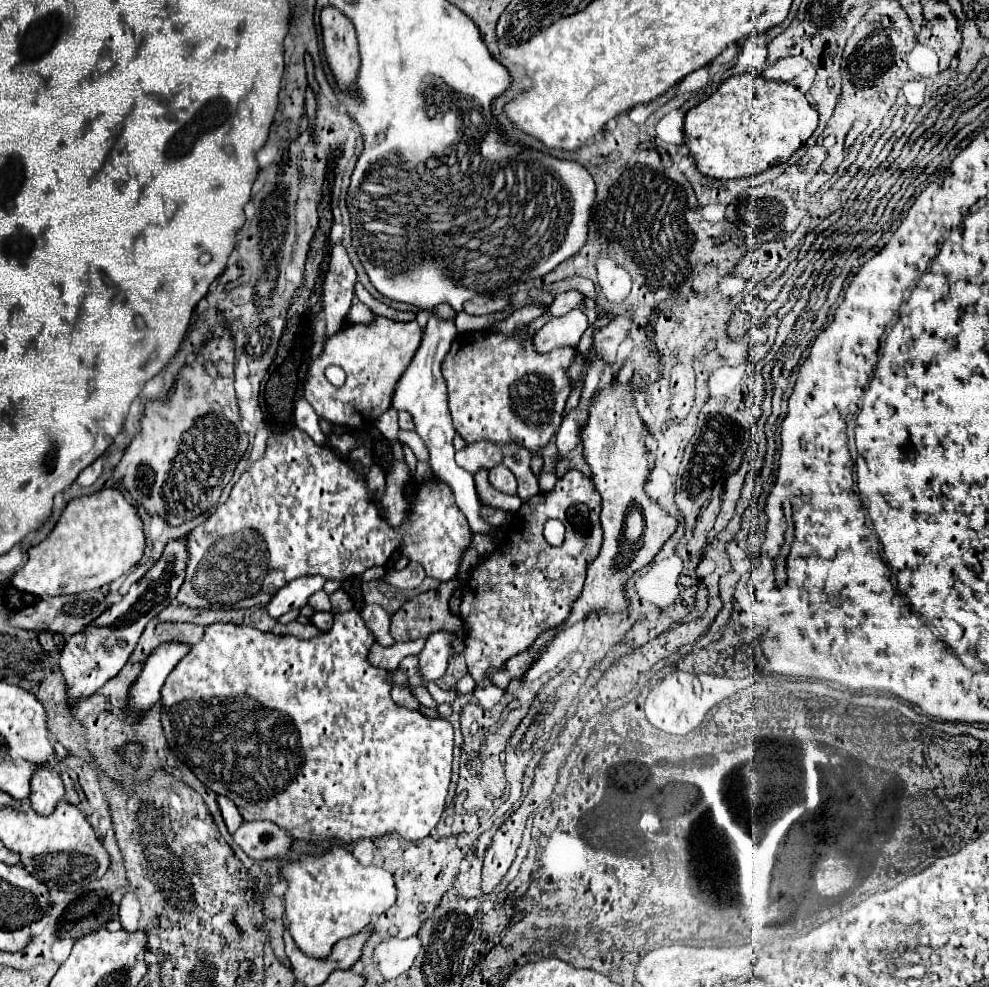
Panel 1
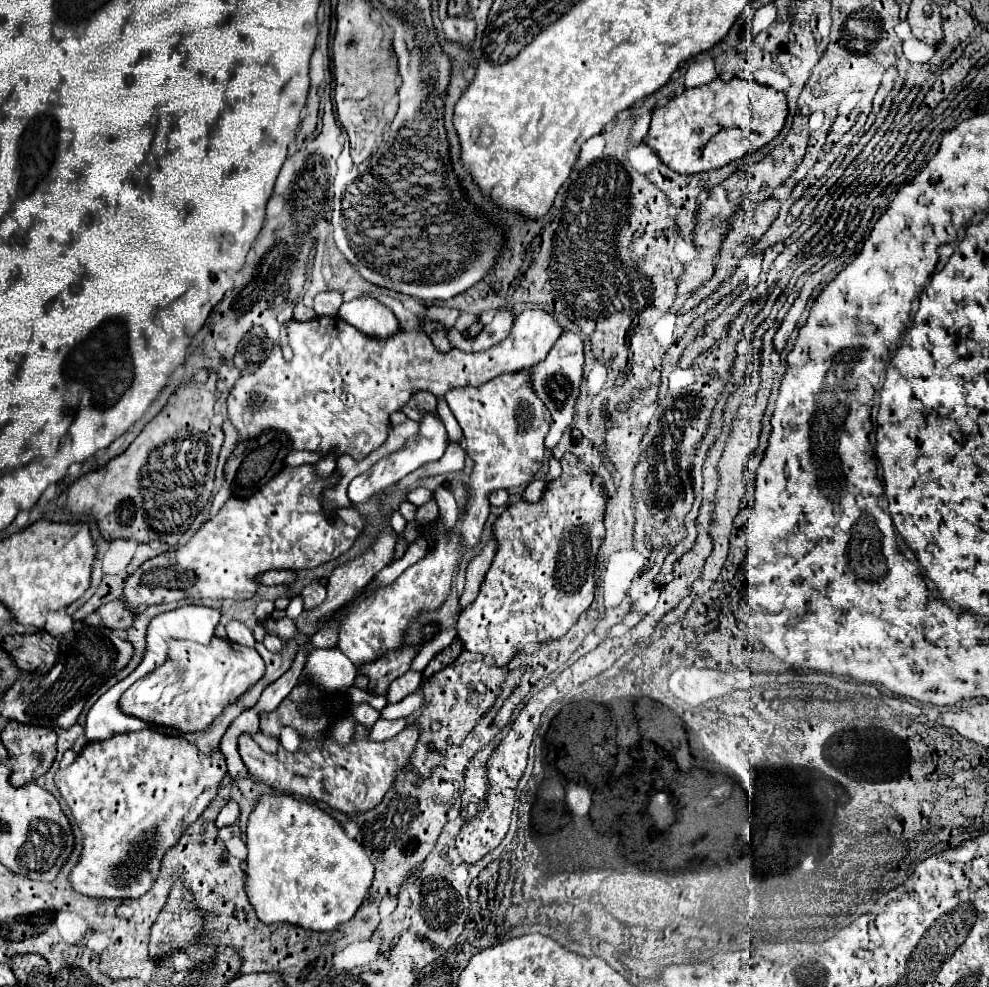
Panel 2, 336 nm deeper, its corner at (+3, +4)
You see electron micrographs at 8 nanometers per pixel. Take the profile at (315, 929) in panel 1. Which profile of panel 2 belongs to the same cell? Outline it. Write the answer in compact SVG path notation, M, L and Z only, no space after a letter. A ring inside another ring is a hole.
M264 794L258 800L248 820L246 846L246 892L264 924L286 922L314 932L332 930L338 924L352 920L374 882L374 866L364 848L356 840L348 838L330 814L288 794Z

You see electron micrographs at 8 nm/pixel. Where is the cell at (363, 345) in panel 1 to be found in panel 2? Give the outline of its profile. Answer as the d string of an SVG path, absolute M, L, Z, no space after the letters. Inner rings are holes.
M526 310L518 314L508 338L498 346L476 354L466 354L460 350L450 350L444 354L432 346L424 332L400 330L392 336L376 338L366 336L340 318L312 318L308 322L292 320L288 326L288 338L294 358L286 362L280 354L280 348L274 346L268 360L260 364L256 372L240 376L228 396L228 418L238 428L240 440L248 440L264 430L274 428L288 434L294 450L314 450L326 454L330 448L336 448L338 454L348 454L354 460L362 460L384 444L390 428L390 414L400 410L414 392L426 390L434 396L444 396L456 386L480 386L500 374L530 368L548 356L562 332L562 326L552 314L544 310Z

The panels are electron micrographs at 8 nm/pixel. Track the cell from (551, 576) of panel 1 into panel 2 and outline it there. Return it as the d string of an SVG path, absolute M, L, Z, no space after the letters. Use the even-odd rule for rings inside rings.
M564 454L560 464L560 478L548 482L544 496L536 504L516 502L494 522L494 538L498 542L496 556L476 600L458 616L458 636L462 638L464 648L474 654L492 656L500 668L522 654L528 644L564 636L594 600L594 562L604 540L602 520L606 510L606 488L600 476L582 470L580 460L574 454Z

